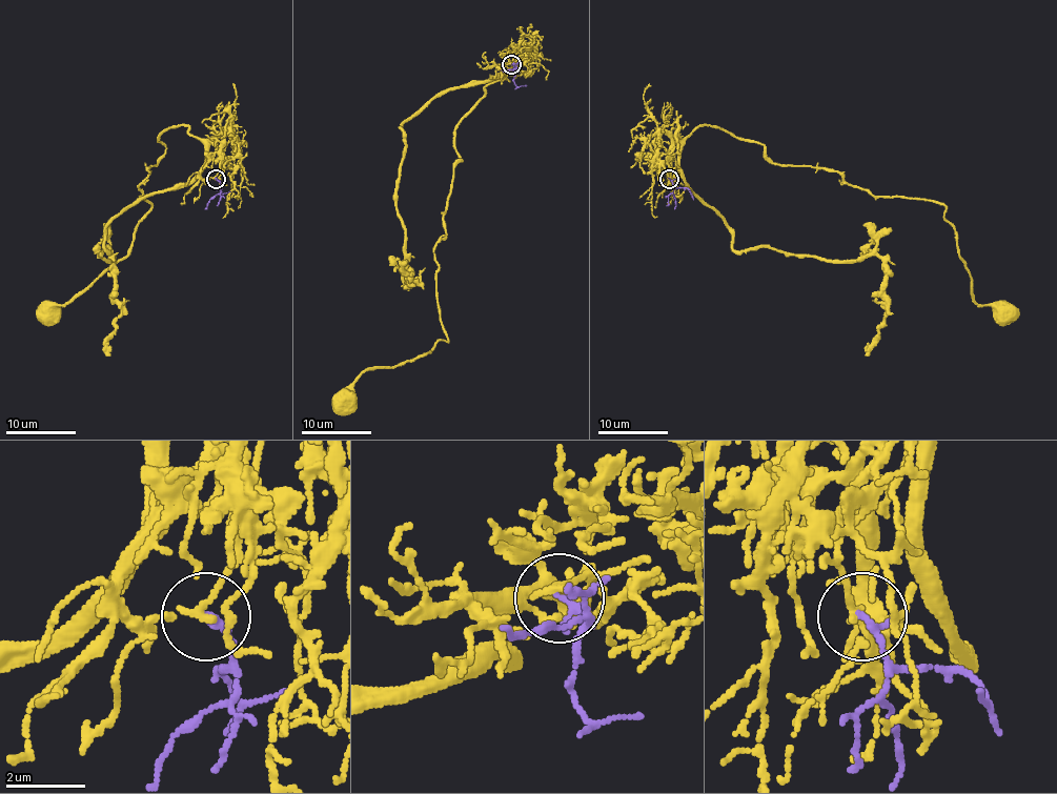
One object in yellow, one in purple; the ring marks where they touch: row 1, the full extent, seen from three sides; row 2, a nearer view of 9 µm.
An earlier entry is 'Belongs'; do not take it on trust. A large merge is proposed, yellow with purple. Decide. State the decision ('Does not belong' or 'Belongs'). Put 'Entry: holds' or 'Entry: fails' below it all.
Belongs
Entry: holds

